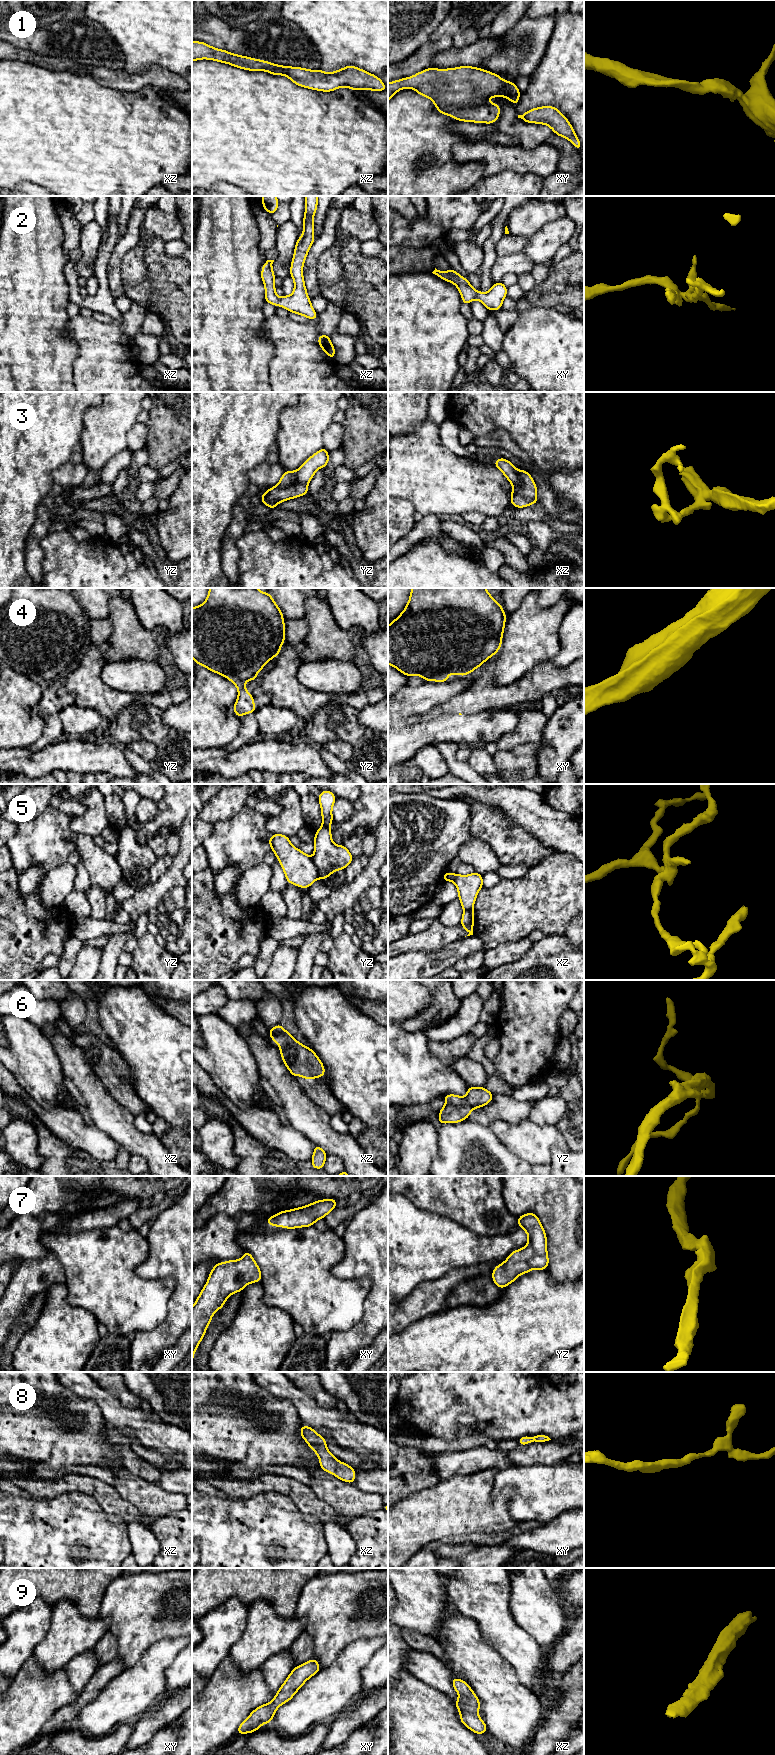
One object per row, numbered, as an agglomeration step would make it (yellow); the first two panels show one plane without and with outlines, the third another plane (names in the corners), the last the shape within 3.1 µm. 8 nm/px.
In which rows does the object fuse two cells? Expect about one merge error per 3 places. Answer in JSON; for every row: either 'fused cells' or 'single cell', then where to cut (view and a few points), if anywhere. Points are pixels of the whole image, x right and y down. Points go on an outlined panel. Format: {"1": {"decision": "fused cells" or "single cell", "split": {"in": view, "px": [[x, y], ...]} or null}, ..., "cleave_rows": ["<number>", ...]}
{"1": {"decision": "single cell", "split": null}, "2": {"decision": "single cell", "split": null}, "3": {"decision": "fused cells", "split": {"in": "yz", "px": [[306, 483], [290, 483], [286, 486], [276, 486]]}}, "4": {"decision": "fused cells", "split": {"in": "yz", "px": [[229, 678], [238, 678], [244, 683]]}}, "5": {"decision": "fused cells", "split": {"in": "yz", "px": [[312, 859], [318, 877]]}}, "6": {"decision": "fused cells", "split": {"in": "xz", "px": [[277, 1041], [290, 1050], [290, 1059], [297, 1074]]}}, "7": {"decision": "single cell", "split": null}, "8": {"decision": "single cell", "split": null}, "9": {"decision": "single cell", "split": null}, "cleave_rows": ["3", "4", "5", "6"]}

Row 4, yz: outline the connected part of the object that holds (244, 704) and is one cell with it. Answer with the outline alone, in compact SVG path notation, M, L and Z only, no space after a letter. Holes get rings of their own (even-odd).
M231 678L229 680L238 688L238 698L233 706L235 715L241 717L248 713L255 713L254 699L246 690L245 683L237 678Z

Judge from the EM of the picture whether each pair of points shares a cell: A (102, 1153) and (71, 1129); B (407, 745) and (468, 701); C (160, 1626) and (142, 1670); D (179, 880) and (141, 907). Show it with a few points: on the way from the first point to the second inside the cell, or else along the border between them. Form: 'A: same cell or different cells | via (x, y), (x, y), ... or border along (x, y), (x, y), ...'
A: same cell | via (94, 1145), (86, 1137), (79, 1134)
B: different cells | border along (439, 708), (445, 712), (459, 714), (476, 713)
C: different cells | border along (176, 1638), (163, 1638), (156, 1641), (137, 1661)
D: same cell | via (170, 880), (150, 898)

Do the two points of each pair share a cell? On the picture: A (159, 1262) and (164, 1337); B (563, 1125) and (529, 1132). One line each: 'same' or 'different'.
A: same
B: different

